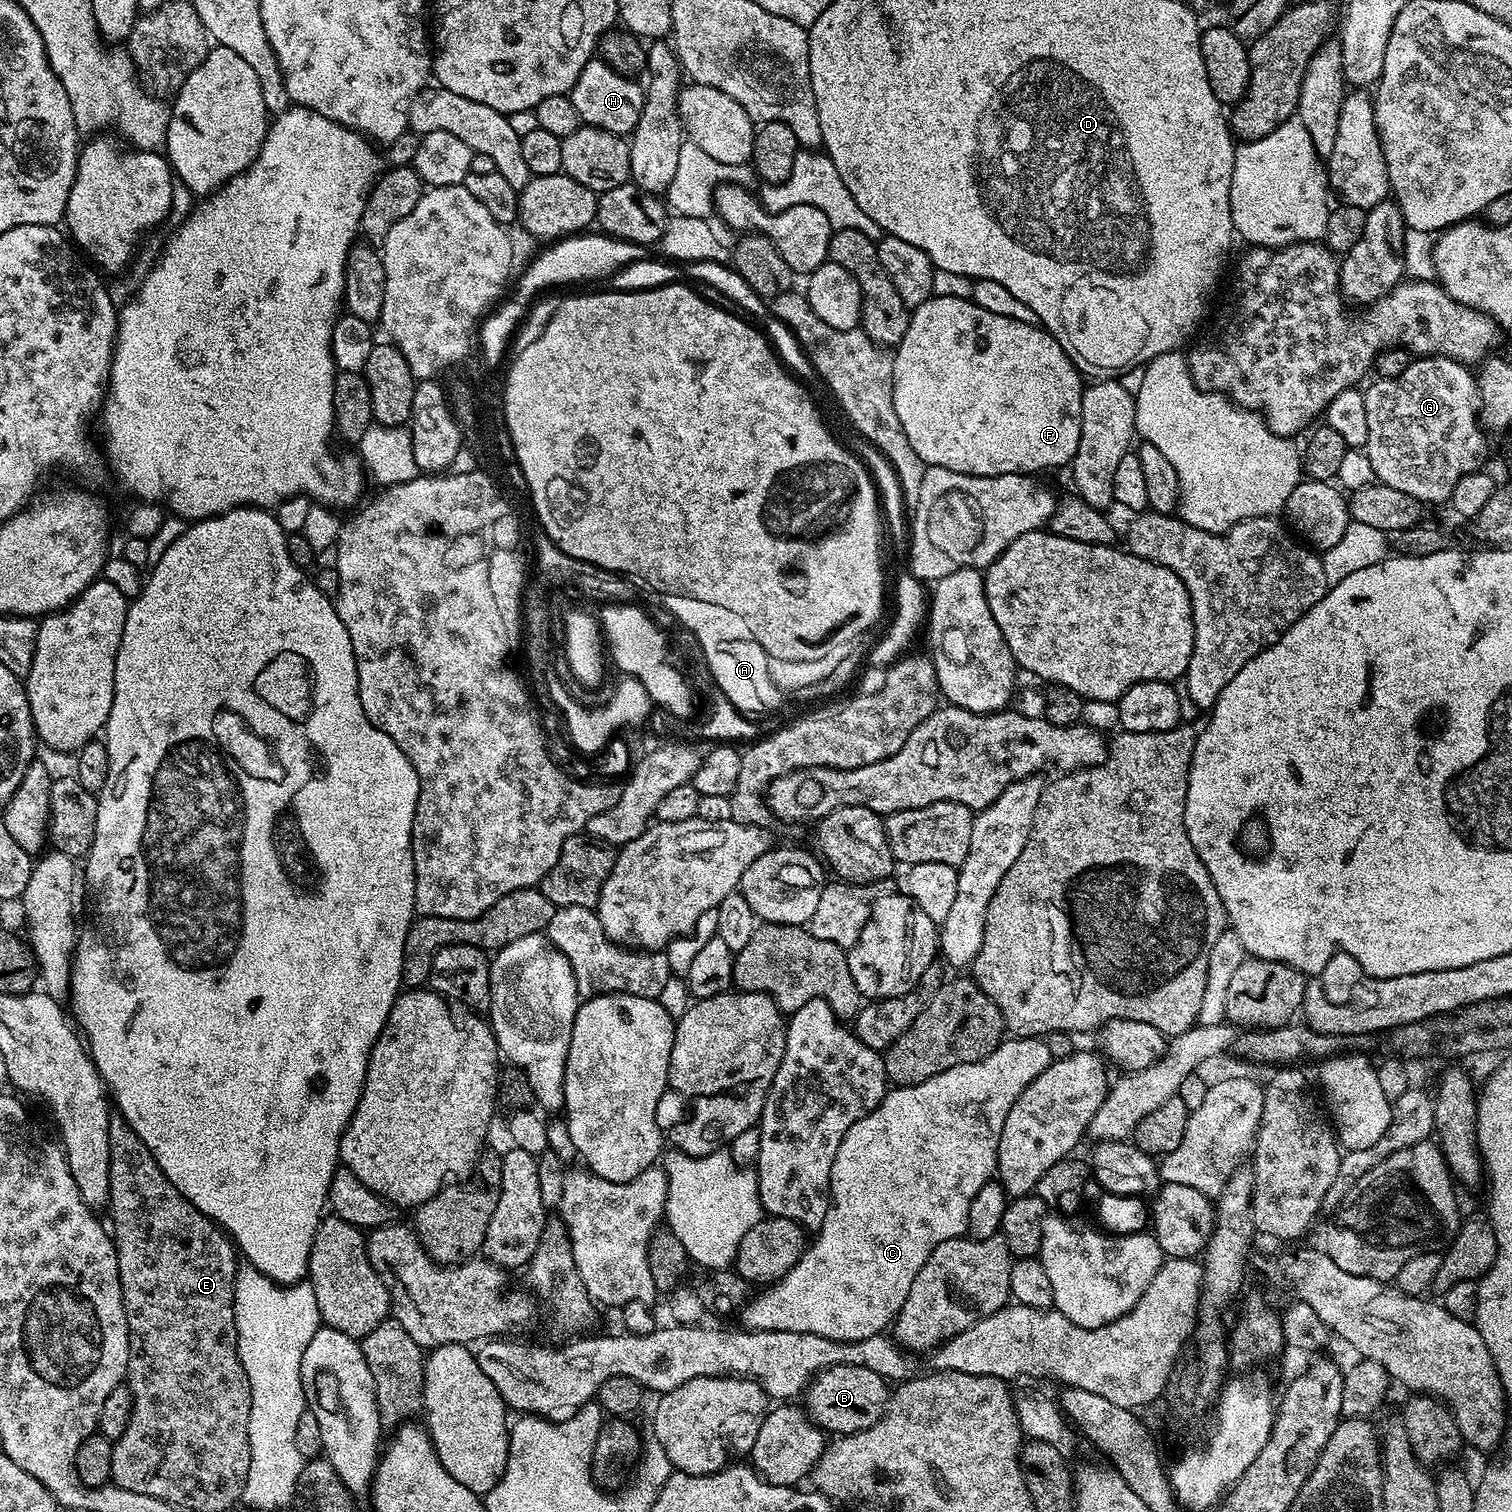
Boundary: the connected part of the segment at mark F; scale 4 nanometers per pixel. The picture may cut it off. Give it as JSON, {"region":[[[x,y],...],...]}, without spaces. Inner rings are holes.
{"region":[[[932,295],[922,306],[911,309],[902,342],[895,345],[892,357],[894,366],[894,414],[902,422],[910,446],[918,453],[918,458],[930,468],[945,468],[958,474],[971,476],[1005,476],[1006,474],[1037,474],[1043,468],[1060,468],[1071,465],[1078,450],[1078,438],[1082,434],[1082,394],[1086,387],[1082,373],[1077,370],[1072,357],[1062,350],[1062,346],[1048,333],[1048,329],[1039,323],[1018,322],[1018,318],[1005,318],[1003,314],[990,314],[982,310],[972,299],[958,297],[940,297]]]}

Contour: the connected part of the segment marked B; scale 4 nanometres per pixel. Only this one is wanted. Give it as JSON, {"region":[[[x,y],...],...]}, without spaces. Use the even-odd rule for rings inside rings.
{"region":[[[834,1366],[825,1372],[819,1372],[808,1385],[802,1396],[802,1404],[808,1413],[809,1420],[825,1433],[849,1436],[852,1432],[861,1432],[882,1414],[888,1405],[890,1395],[889,1381],[882,1379],[874,1370],[866,1370],[866,1366]]]}

